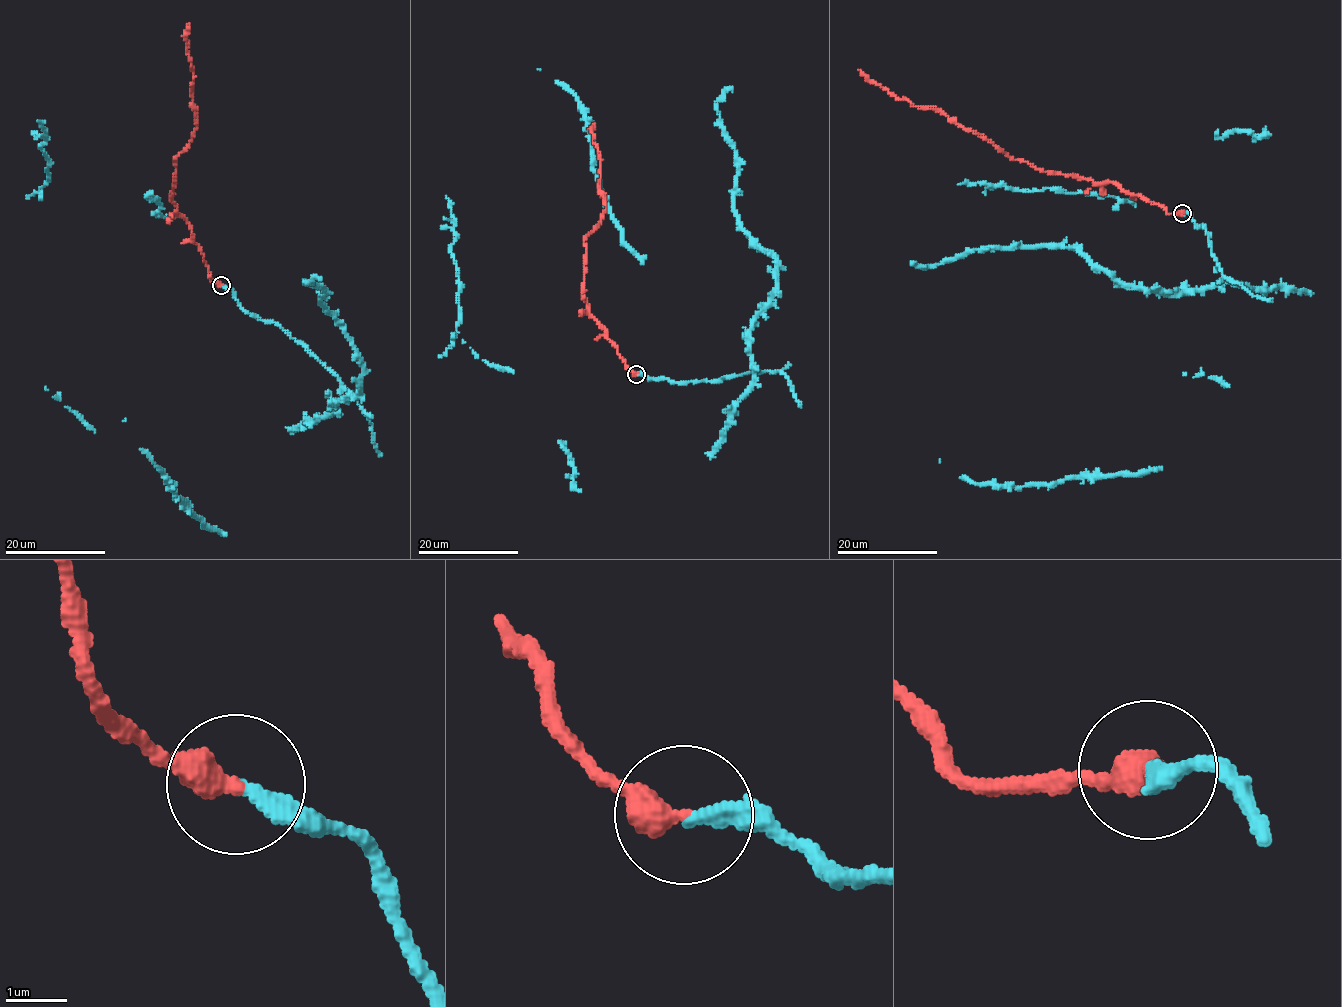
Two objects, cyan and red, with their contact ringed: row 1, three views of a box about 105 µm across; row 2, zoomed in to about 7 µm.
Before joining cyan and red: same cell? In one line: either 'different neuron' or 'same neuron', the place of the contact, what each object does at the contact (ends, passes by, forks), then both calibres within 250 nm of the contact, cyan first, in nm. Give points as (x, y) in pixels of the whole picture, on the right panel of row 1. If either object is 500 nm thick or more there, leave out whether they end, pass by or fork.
same neuron; place (1182, 213); cyan ends; red ends; calibres 260 and 460 nm

